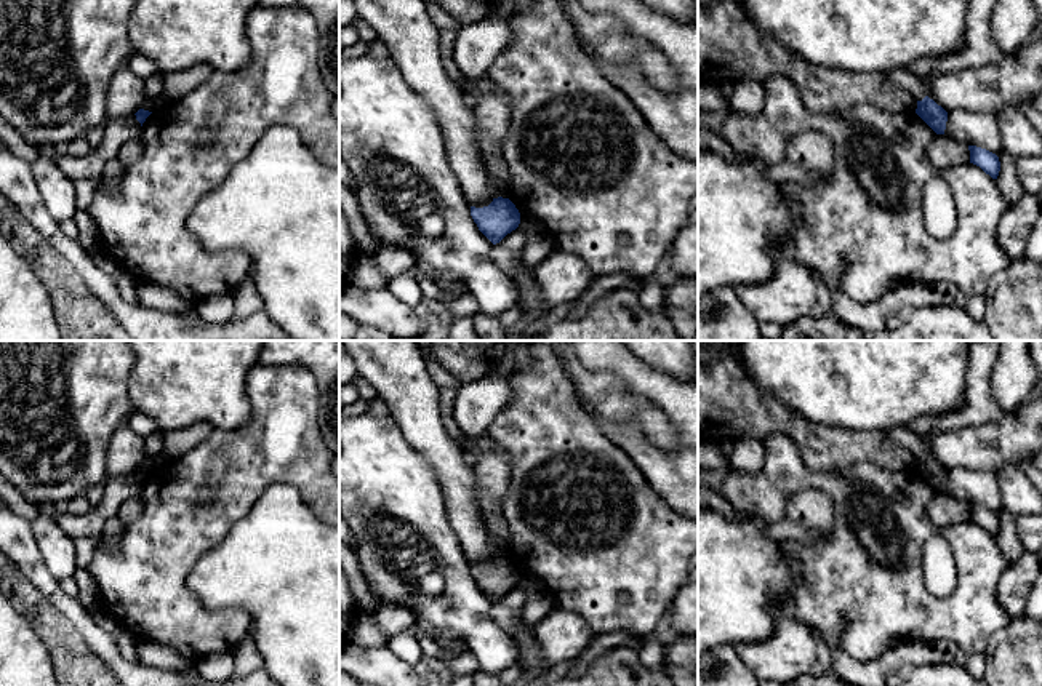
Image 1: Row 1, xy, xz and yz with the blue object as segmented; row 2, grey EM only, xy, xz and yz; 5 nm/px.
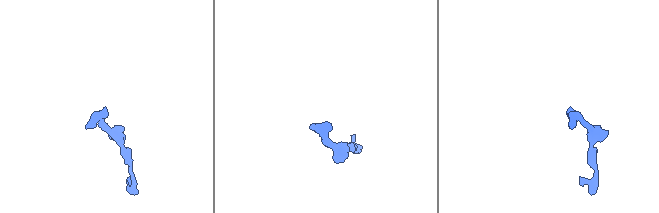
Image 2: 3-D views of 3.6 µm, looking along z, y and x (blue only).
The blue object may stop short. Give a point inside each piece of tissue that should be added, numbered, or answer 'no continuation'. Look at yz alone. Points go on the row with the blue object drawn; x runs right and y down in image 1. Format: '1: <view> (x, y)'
1: yz (901, 75)

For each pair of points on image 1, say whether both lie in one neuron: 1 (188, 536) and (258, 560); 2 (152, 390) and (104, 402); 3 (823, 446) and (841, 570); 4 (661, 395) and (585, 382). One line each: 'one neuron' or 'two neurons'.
1: two neurons
2: two neurons
3: two neurons
4: two neurons

